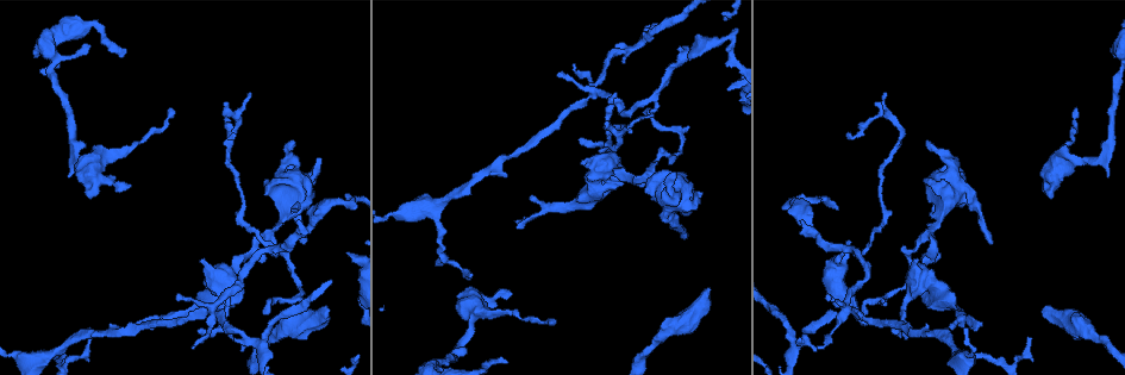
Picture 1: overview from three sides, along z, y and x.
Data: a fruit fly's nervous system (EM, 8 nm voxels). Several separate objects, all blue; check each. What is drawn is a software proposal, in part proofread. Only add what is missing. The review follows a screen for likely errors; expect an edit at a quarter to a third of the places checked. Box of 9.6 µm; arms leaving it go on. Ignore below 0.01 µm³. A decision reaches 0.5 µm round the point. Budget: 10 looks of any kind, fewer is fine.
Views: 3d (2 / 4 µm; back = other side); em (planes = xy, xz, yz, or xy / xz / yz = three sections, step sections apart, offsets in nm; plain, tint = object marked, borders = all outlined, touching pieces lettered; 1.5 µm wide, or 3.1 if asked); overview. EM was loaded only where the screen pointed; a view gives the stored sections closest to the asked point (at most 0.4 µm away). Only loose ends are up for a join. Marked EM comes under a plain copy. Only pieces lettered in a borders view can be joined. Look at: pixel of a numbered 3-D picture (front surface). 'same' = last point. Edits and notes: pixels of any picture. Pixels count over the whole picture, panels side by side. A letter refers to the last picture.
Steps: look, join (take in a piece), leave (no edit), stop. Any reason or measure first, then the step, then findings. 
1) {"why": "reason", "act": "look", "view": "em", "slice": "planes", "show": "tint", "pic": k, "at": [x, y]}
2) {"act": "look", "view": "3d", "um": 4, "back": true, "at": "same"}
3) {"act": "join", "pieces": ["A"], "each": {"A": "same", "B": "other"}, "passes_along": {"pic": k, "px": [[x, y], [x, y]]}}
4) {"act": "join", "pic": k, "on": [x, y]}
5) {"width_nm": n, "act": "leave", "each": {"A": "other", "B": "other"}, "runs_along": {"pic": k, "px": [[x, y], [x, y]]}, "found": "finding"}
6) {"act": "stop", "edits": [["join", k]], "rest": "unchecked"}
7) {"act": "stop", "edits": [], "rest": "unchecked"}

{"why": "branch stops here", "act": "look", "view": "3d", "um": 2, "pic": 1, "at": [928, 141]}

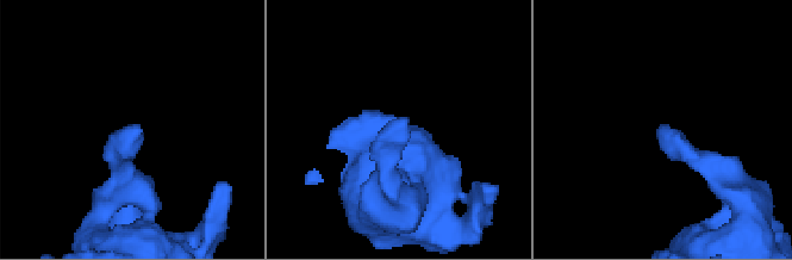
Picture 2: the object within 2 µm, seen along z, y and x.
{"act": "look", "view": "em", "slice": "planes", "show": "borders", "pic": 2, "at": [663, 126]}

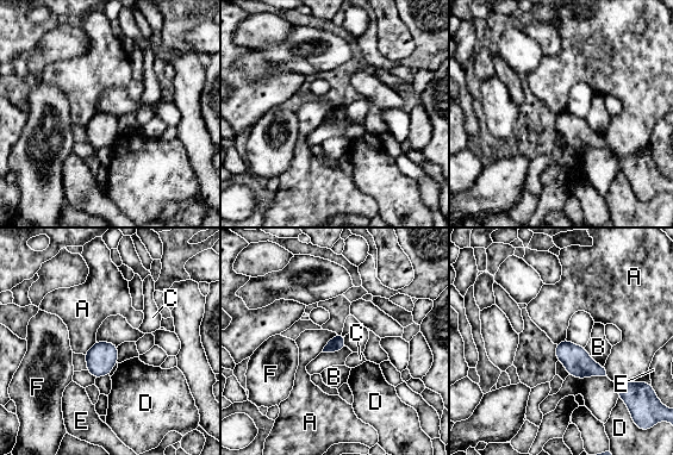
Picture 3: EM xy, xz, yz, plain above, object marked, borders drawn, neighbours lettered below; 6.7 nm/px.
{"act": "leave", "each": {"A": "other", "B": "other", "C": "other", "D": "other", "E": "other", "F": "other"}, "border": {"pic": 3, "px": [[337, 335], [331, 337], [322, 350]]}, "found": "no lettered piece goes on from it"}

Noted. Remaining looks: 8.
{"why": "thin end", "act": "look", "view": "3d", "um": 2, "pic": 1, "at": [727, 89]}

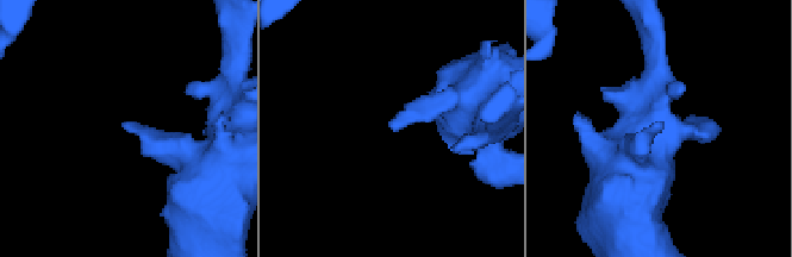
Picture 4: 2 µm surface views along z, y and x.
{"act": "look", "view": "em", "slice": "planes", "show": "borders", "pic": 4, "at": [122, 125]}

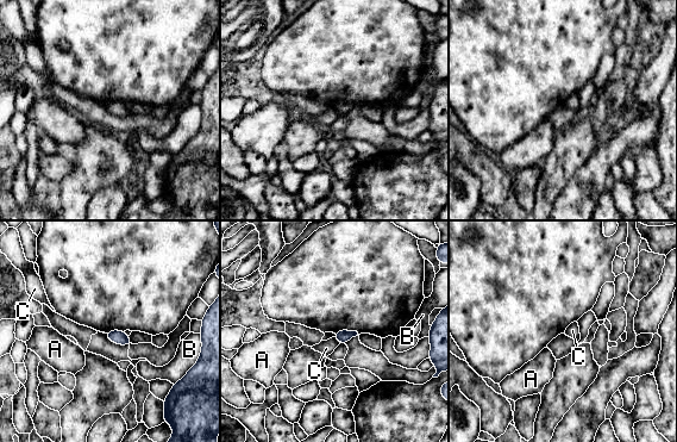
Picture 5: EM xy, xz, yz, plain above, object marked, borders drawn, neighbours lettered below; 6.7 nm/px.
{"act": "leave", "each": {"A": "other", "B": "other", "C": "other"}, "border": {"pic": 5, "px": [[333, 337], [339, 343]]}, "found": "no lettered piece goes on from it"}

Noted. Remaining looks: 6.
{"why": "an open end", "act": "look", "view": "3d", "um": 2, "pic": 1, "at": [991, 242]}

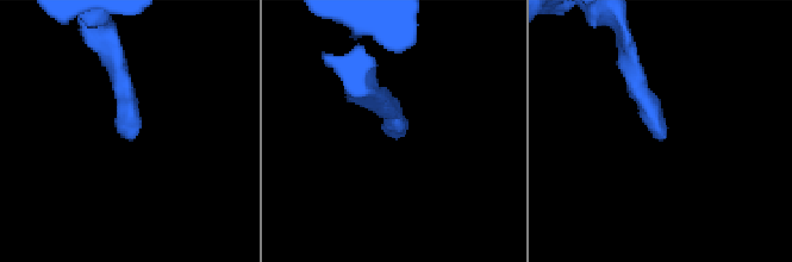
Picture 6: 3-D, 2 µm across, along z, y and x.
{"act": "look", "view": "em", "slice": "planes", "show": "borders", "pic": 6, "at": [660, 134]}

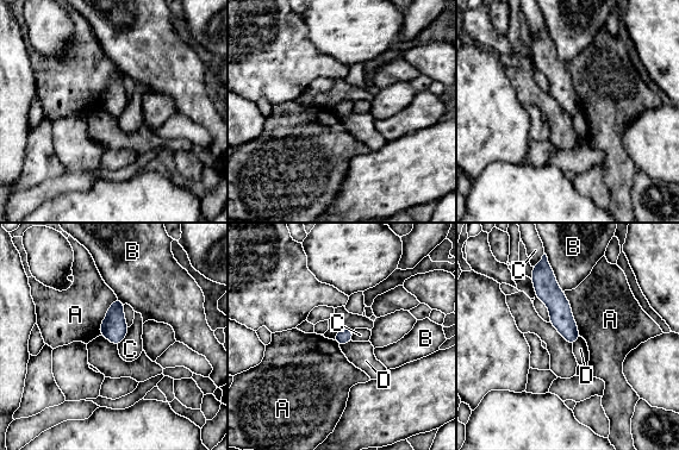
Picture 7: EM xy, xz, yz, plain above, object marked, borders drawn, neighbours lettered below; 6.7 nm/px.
{"width_nm": 100, "act": "leave", "each": {"A": "other", "B": "other", "C": "other", "D": "other"}, "runs_along": {"pic": 7, "px": [[546, 270], [546, 288], [572, 339]]}, "found": "no lettered piece goes on from it"}

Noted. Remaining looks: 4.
{"why": "free end", "act": "look", "view": "em", "slice": "xy", "step": 4, "show": "borders", "pic": 1, "at": [173, 108]}

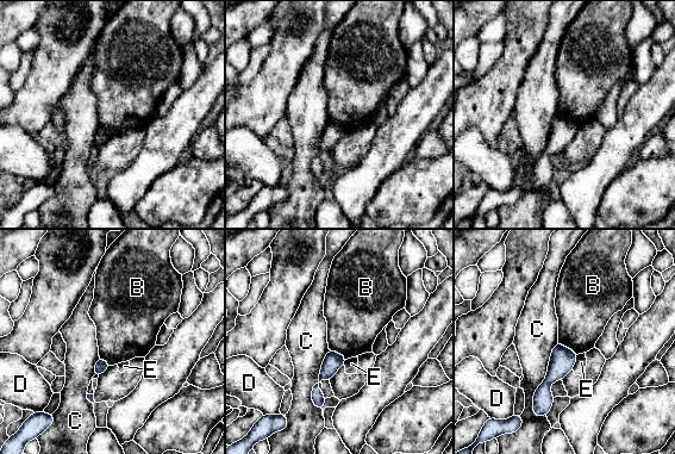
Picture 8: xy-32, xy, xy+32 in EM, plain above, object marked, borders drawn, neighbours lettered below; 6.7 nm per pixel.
{"longest_contact_nm": ["C", 550], "act": "leave", "each": {"B": "other", "C": "other", "D": "other", "E": "other"}, "border": {"pic": 8, "px": [[558, 341], [577, 354]]}, "found": "no lettered piece goes on from it"}

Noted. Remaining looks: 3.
{"act": "stop", "edits": [], "rest": "unchecked"}

